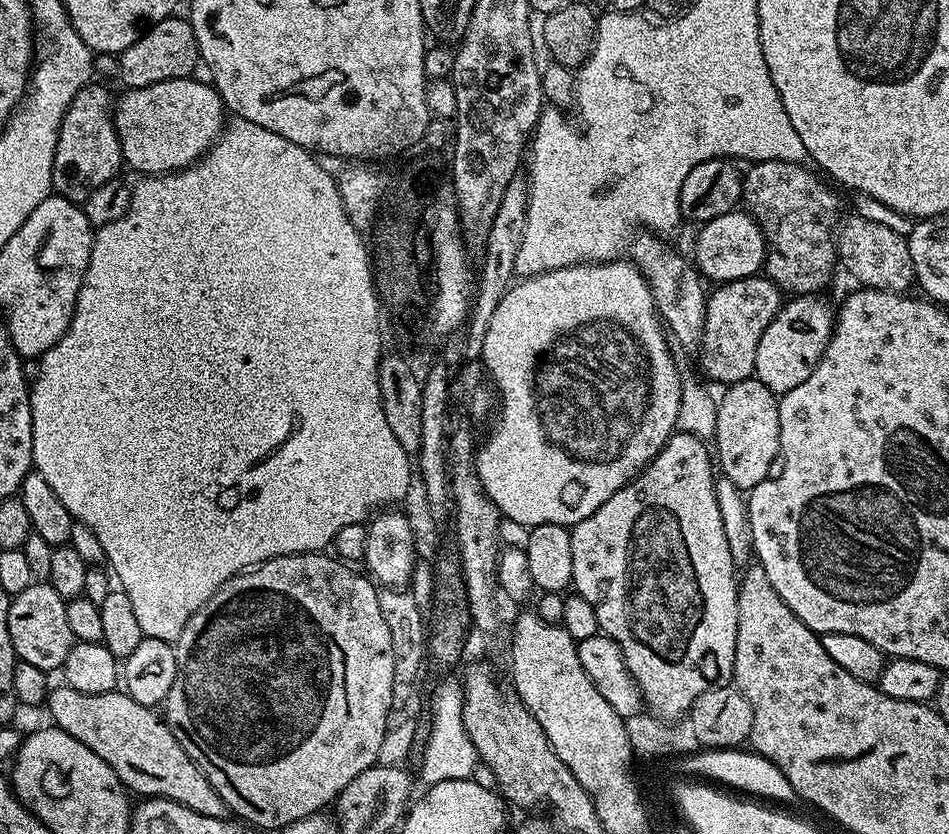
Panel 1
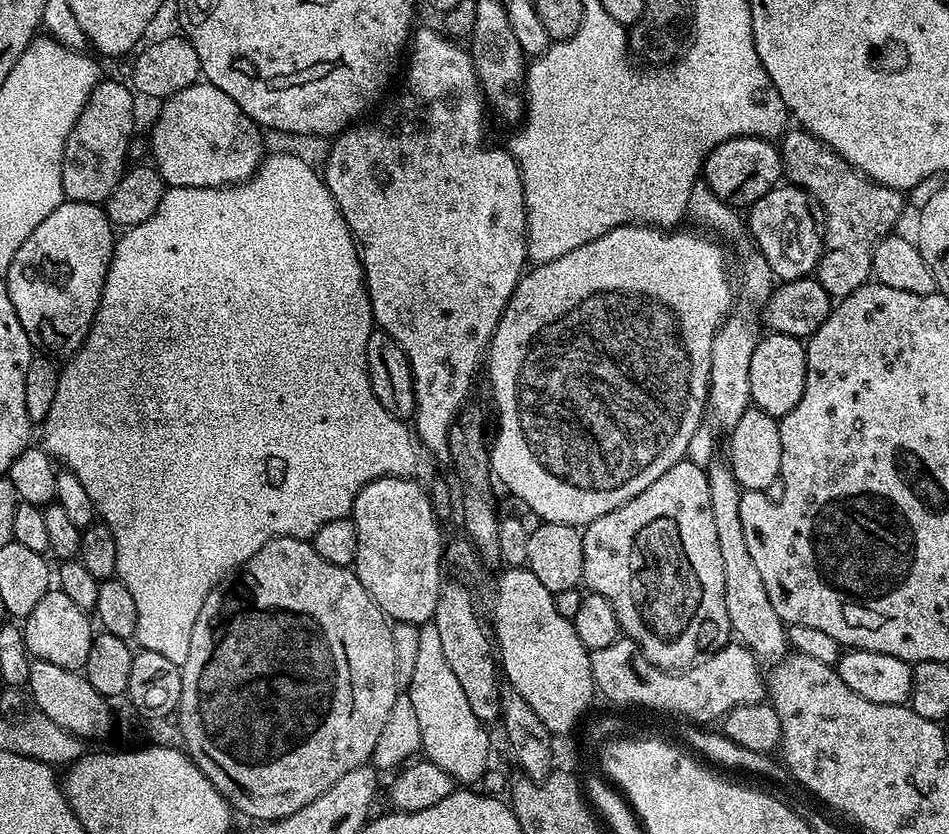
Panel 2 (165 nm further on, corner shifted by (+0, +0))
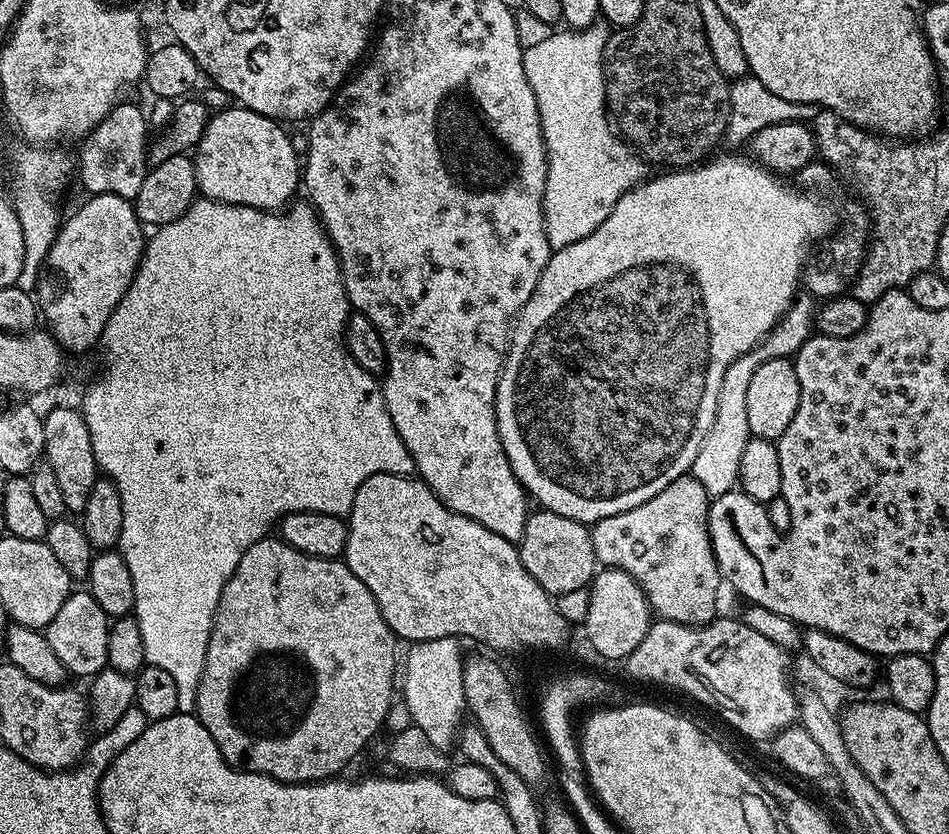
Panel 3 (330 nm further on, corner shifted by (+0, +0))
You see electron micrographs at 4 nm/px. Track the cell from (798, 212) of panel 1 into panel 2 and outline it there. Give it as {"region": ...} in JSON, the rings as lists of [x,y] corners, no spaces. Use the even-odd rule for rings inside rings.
{"region":[[[799,126],[785,131],[779,141],[780,158],[784,161],[787,179],[804,189],[809,197],[824,211],[822,235],[824,254],[814,273],[833,298],[854,294],[872,276],[872,252],[876,245],[893,231],[896,219],[906,209],[906,196],[901,189],[887,188],[865,178],[829,148]]]}

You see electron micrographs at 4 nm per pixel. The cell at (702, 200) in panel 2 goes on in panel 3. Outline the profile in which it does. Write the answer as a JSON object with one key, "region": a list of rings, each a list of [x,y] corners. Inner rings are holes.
{"region":[[[786,324],[777,327],[776,331],[767,336],[758,347],[739,356],[724,372],[716,417],[690,469],[691,475],[695,476],[698,482],[702,482],[709,497],[724,496],[737,487],[742,458],[749,440],[753,439],[750,422],[746,418],[746,390],[750,386],[750,378],[754,378],[754,370],[758,370],[762,362],[789,355],[788,343],[795,338],[796,328],[792,324]]]}

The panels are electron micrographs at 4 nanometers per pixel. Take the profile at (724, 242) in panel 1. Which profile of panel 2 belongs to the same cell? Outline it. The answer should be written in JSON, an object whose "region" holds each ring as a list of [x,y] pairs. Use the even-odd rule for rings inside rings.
{"region":[[[791,182],[781,183],[769,190],[762,198],[758,198],[753,204],[747,205],[748,235],[756,243],[756,249],[766,258],[773,277],[777,281],[800,280],[803,276],[812,276],[817,264],[820,263],[820,257],[824,254],[824,237],[817,217],[816,220],[812,217],[812,208],[814,212],[814,204],[808,193]]]}

